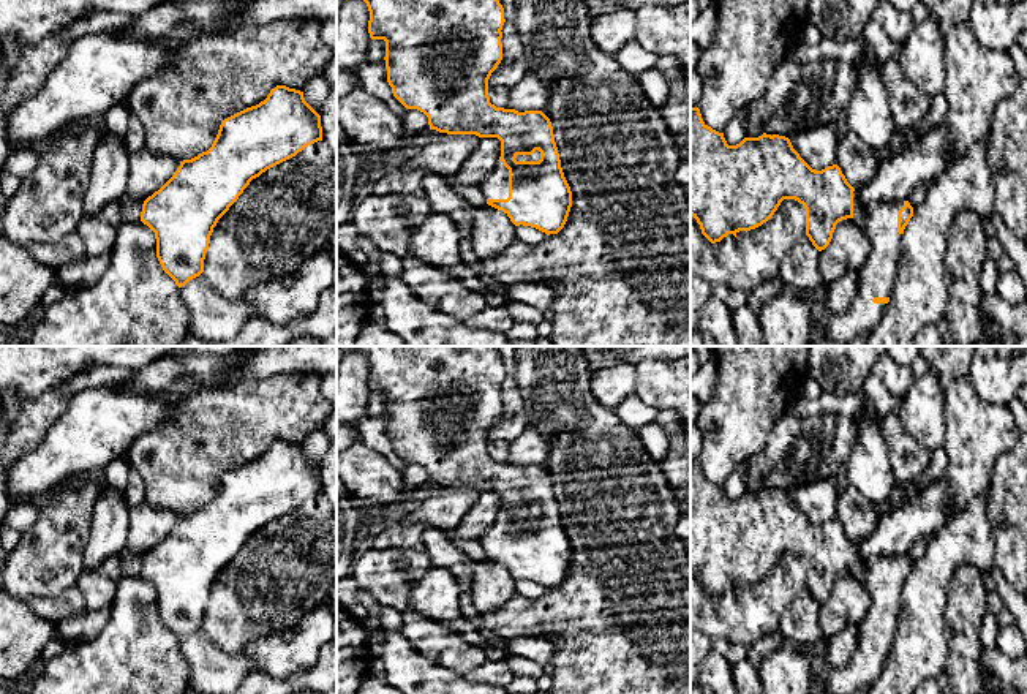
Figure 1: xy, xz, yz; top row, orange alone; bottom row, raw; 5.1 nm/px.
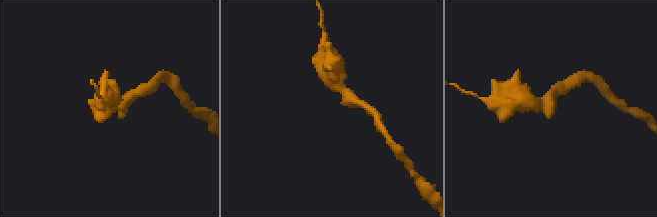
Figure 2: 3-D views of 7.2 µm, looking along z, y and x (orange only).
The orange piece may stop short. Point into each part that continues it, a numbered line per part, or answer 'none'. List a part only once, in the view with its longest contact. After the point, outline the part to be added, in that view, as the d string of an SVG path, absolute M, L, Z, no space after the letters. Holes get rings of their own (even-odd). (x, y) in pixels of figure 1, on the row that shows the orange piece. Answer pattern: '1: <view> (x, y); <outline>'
1: xz (495, 185); M498 161L496 168L485 175L477 187L485 199L507 199L509 198L509 169Z

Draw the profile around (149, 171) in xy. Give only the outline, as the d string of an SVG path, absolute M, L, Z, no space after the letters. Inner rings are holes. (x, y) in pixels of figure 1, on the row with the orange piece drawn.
M147 147L130 153L126 194L131 199L147 199L174 175L179 166L177 158L155 153Z

